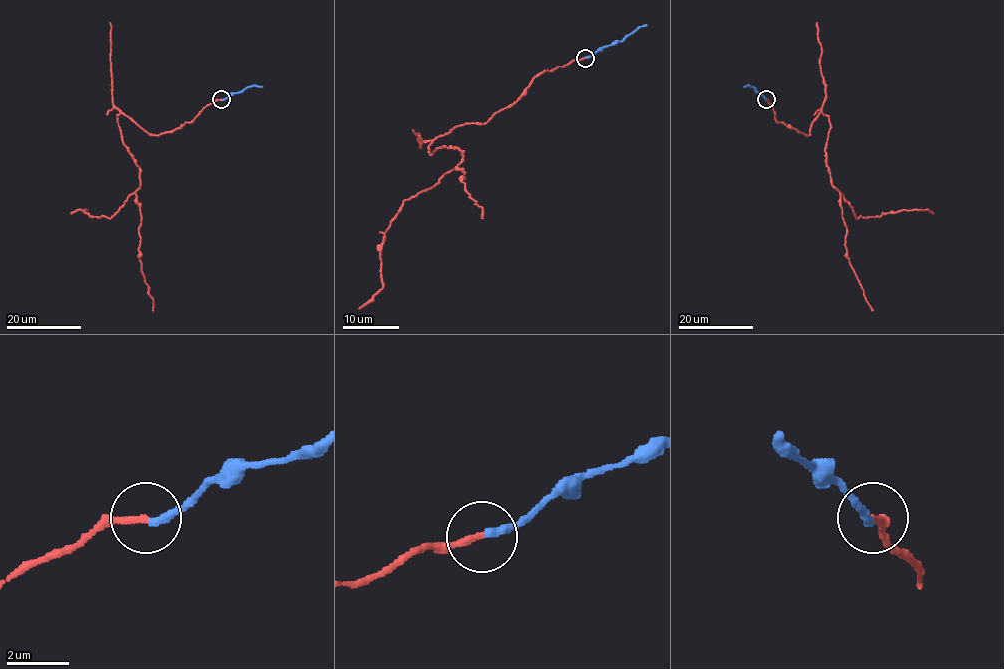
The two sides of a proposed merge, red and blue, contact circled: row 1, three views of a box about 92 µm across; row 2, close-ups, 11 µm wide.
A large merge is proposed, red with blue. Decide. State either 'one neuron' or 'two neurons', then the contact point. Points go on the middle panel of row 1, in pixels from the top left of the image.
two neurons; at (585, 58)

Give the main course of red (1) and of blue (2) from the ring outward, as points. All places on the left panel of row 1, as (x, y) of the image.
1: (221, 99), (157, 136), (120, 112), (122, 143), (139, 168), (140, 187), (108, 218), (87, 210), (71, 214)
2: (222, 99), (248, 87), (262, 87)

